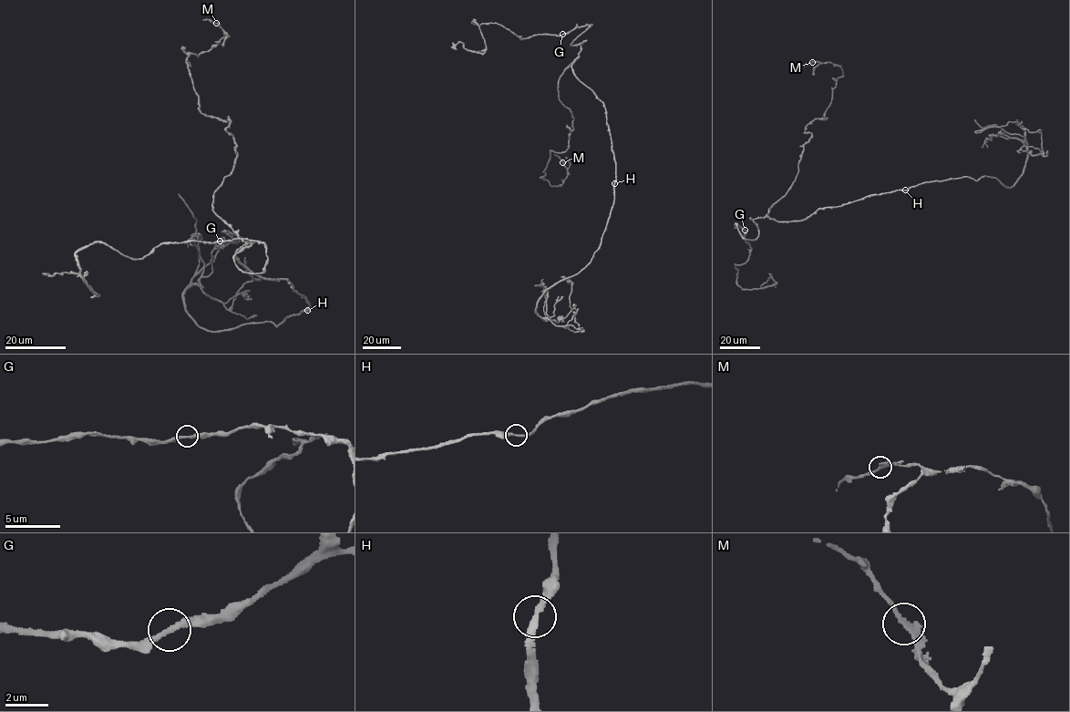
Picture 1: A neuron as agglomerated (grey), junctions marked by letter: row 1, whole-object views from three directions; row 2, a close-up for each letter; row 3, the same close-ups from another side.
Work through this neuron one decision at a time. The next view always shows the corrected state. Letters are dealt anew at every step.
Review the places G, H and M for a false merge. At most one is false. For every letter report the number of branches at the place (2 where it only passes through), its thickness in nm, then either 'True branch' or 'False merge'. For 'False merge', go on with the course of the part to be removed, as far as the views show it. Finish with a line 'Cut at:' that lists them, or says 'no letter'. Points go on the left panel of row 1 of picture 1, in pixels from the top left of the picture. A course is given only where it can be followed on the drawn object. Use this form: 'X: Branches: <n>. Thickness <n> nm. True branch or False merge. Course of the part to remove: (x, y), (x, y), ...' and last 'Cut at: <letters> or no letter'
G: Branches: 2. Thickness 240 nm. True branch
H: Branches: 2. Thickness 240 nm. True branch
M: Branches: 2. Thickness 240 nm. True branch
Cut at: no letter

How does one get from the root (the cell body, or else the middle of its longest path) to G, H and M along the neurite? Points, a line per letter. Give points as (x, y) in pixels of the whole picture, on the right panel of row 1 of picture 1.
G: (813, 212), (798, 221), (756, 218), (759, 234), (753, 240), (744, 239), (735, 223), (745, 230)
H: (813, 212), (873, 194), (905, 190)
M: (813, 212), (766, 216), (843, 75), (812, 62)

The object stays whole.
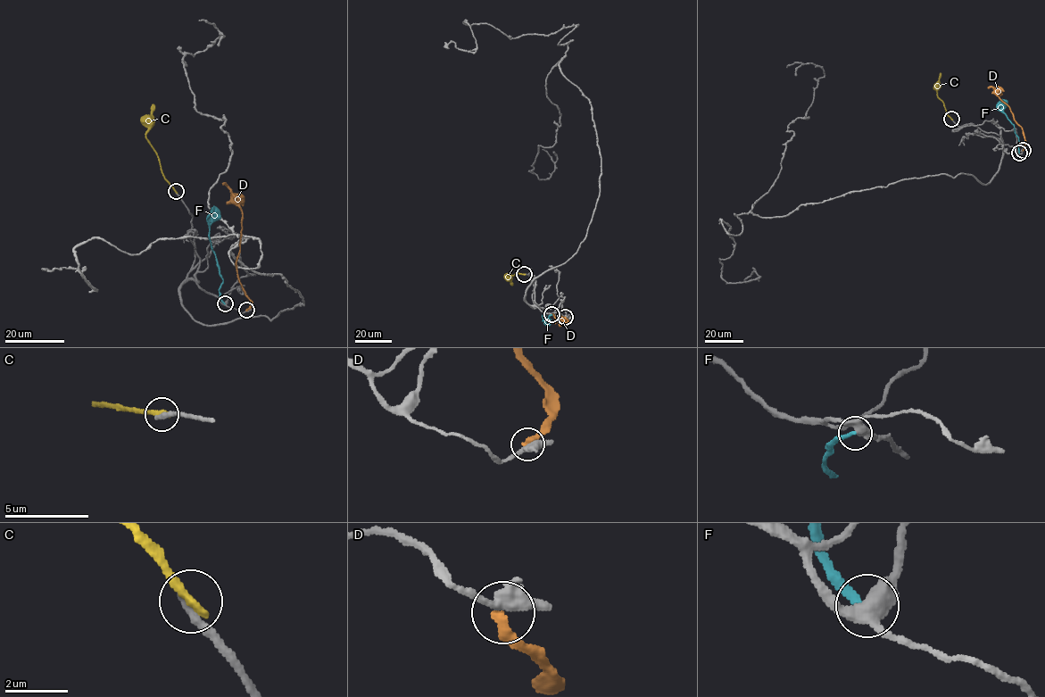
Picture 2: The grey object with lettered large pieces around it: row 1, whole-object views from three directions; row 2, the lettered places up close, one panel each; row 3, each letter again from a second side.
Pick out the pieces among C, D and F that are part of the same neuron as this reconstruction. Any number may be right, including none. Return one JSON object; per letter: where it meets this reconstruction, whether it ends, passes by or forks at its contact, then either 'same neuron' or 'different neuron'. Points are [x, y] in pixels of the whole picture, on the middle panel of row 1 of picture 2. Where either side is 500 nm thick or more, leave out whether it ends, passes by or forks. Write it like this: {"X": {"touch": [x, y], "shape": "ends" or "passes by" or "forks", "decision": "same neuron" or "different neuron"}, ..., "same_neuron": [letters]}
{"C": {"touch": [524, 274], "shape": "ends", "decision": "different neuron"}, "D": {"touch": [565, 317], "shape": "ends", "decision": "different neuron"}, "F": {"touch": [551, 314], "shape": "ends", "decision": "different neuron"}, "same_neuron": []}

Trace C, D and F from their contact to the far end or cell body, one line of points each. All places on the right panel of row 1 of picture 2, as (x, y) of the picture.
C: (951, 119), (947, 114), (943, 103), (937, 96), (941, 73)
D: (1023, 150), (1025, 141), (1022, 128), (993, 87), (987, 88)
F: (1018, 153), (1018, 137), (1003, 110), (1002, 99)

